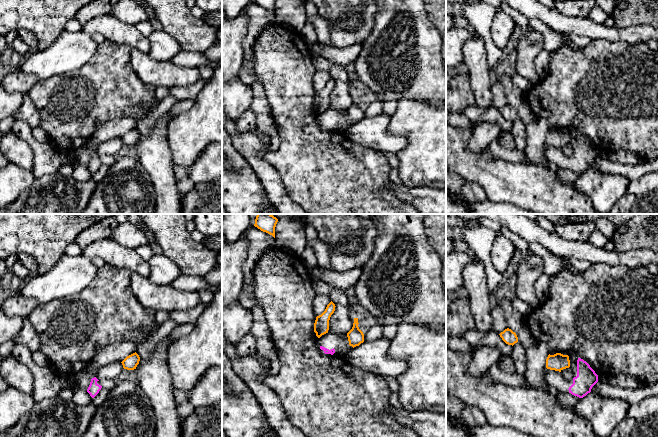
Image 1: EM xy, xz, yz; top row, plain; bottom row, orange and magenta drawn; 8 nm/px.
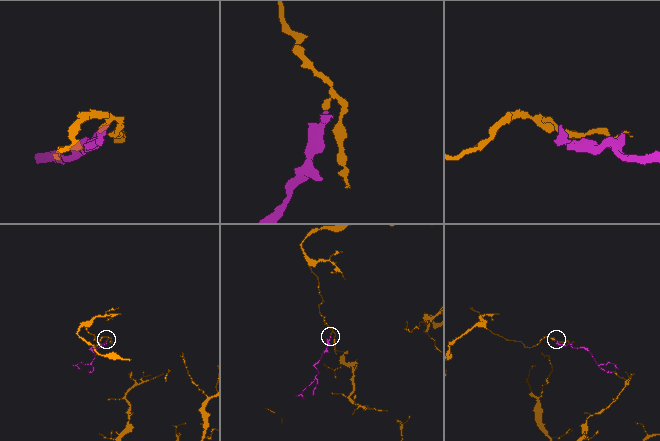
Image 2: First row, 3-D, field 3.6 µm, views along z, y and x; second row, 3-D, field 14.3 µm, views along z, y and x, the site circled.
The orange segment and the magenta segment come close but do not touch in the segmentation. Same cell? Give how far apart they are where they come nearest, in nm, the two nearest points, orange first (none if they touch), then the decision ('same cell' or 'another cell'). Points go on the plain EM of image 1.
60 nm | yz (569, 136), (577, 136) | another cell

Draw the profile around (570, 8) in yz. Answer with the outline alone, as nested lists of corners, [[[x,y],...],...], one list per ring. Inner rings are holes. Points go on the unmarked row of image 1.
[[[554,0],[555,9],[566,17],[587,18],[597,5],[595,0]]]

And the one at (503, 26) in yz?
[[[496,9],[491,24],[491,38],[494,44],[504,51],[505,47],[511,43],[515,27],[516,23],[509,15],[501,9]]]

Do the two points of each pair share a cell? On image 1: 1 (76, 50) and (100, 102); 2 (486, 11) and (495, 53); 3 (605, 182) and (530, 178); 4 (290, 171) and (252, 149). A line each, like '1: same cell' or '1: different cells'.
1: different cells
2: same cell
3: different cells
4: different cells

